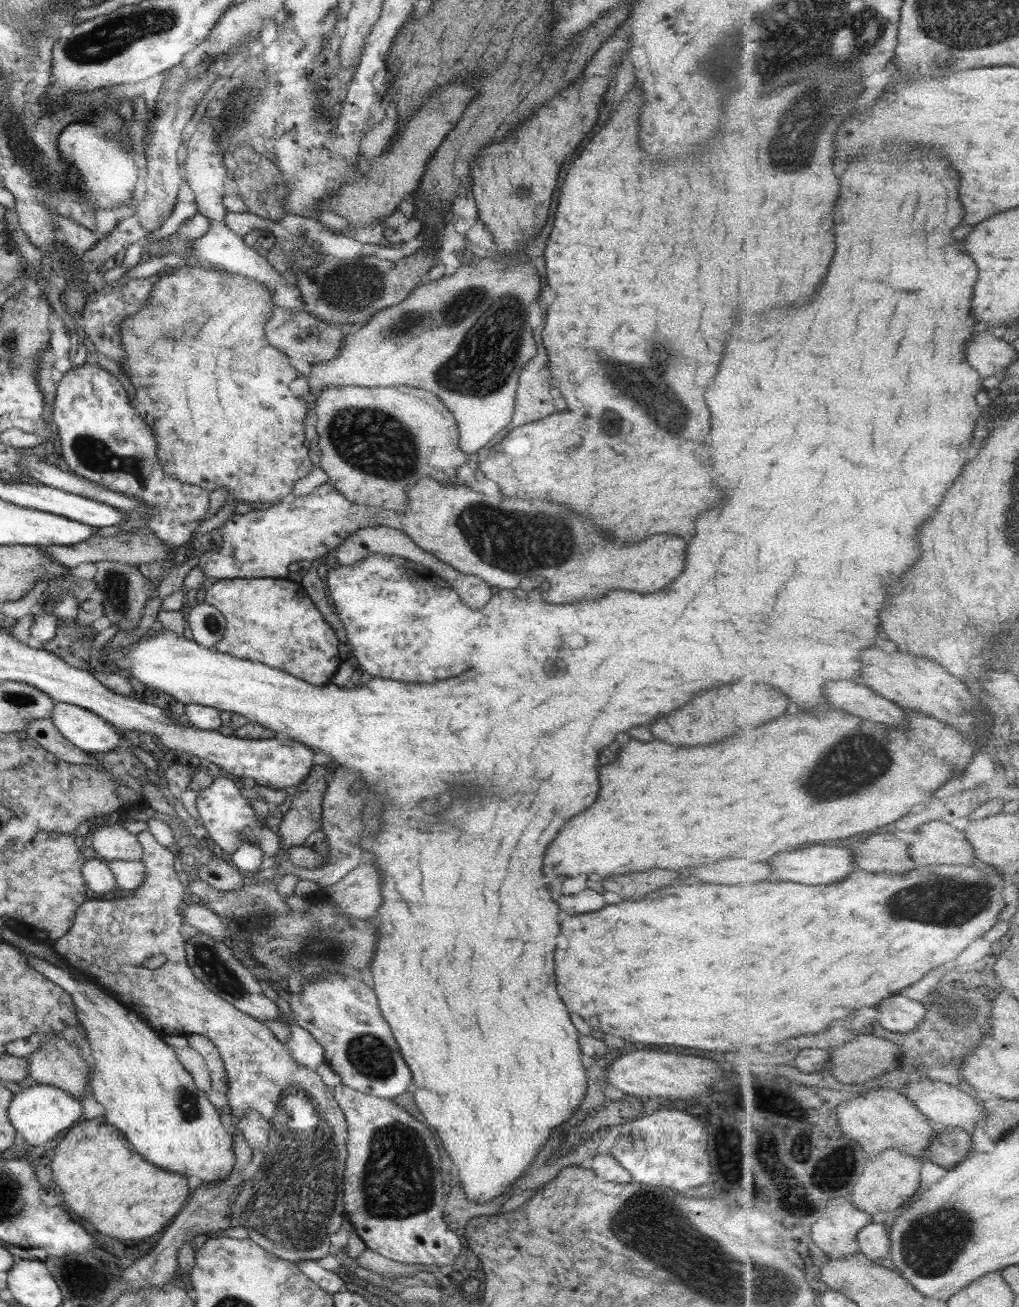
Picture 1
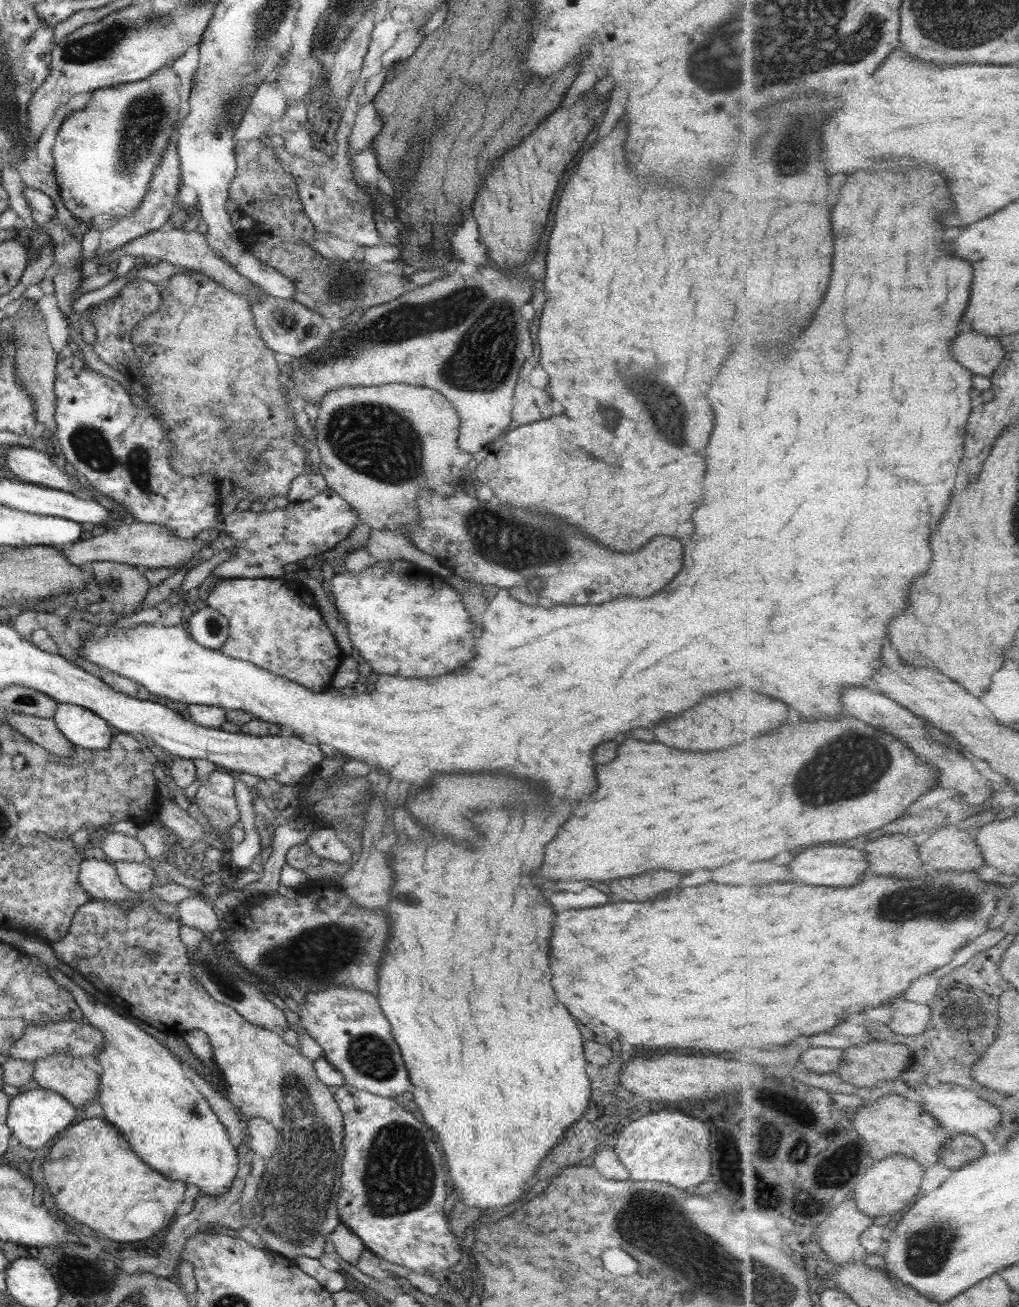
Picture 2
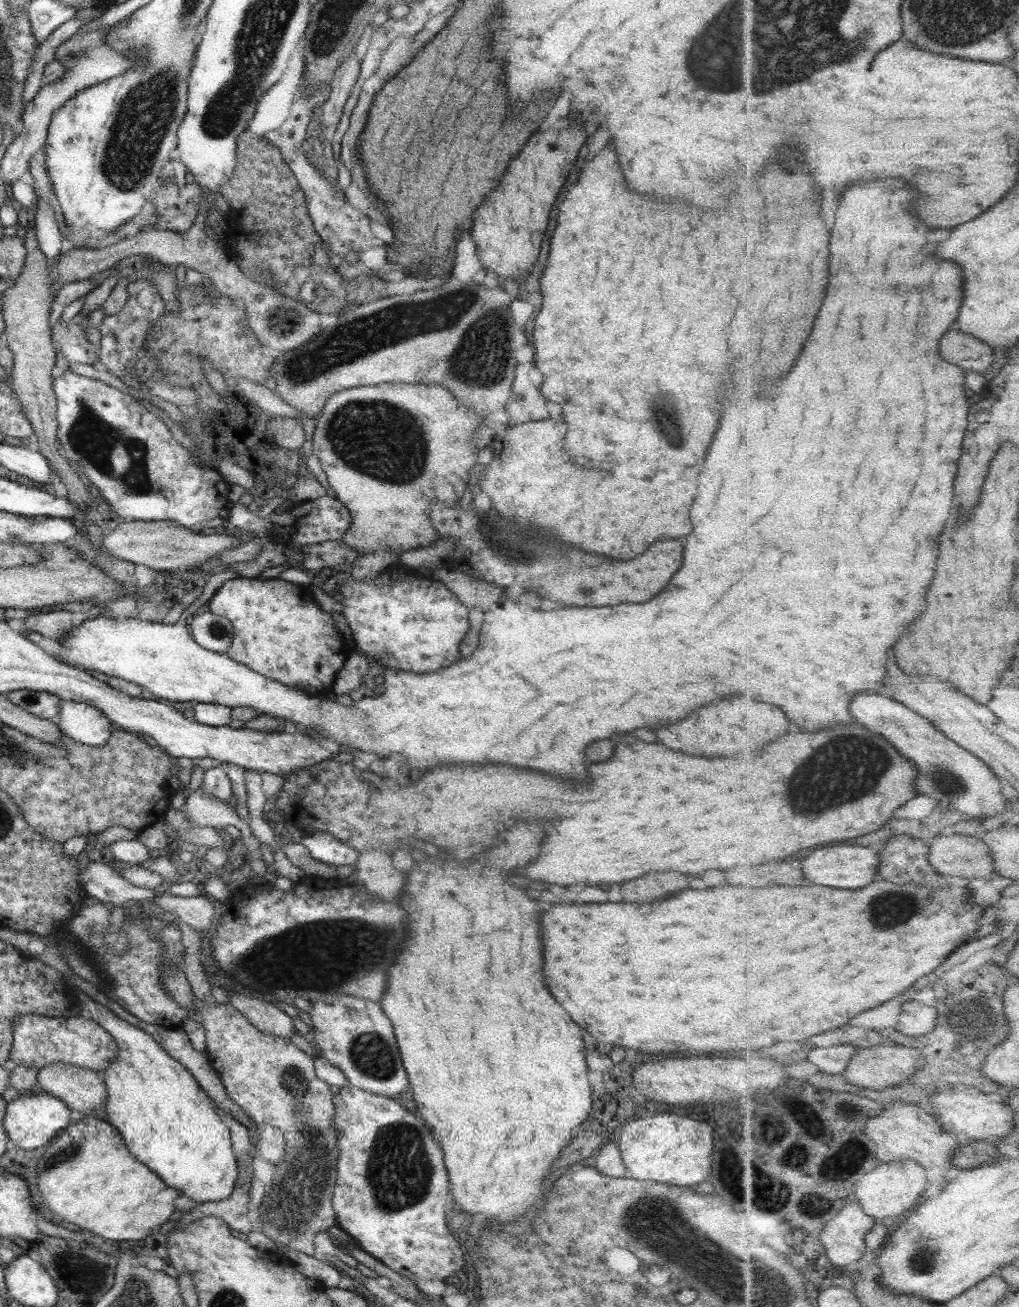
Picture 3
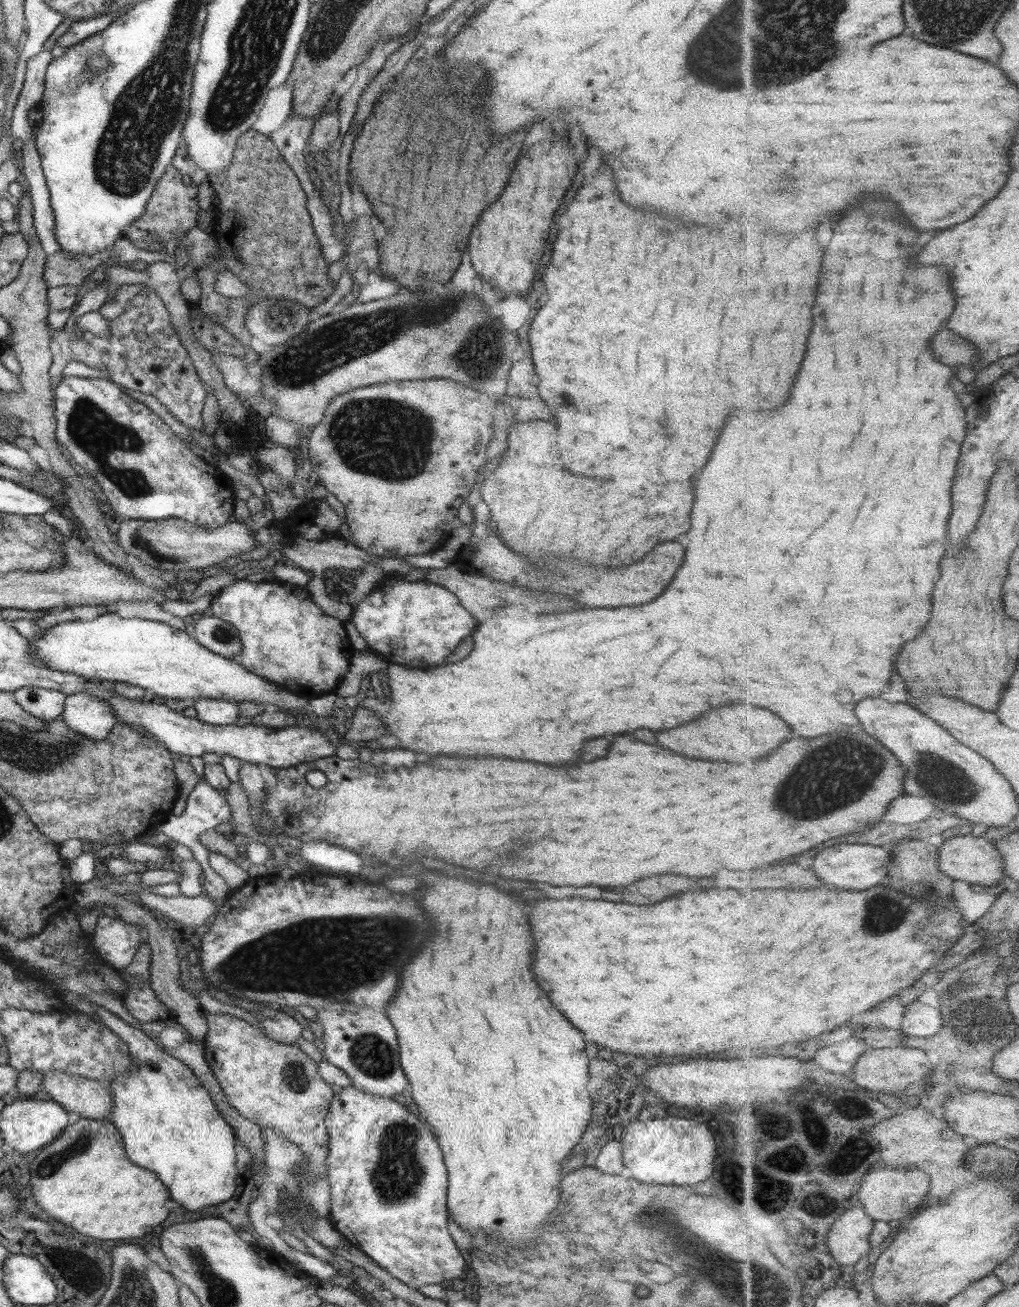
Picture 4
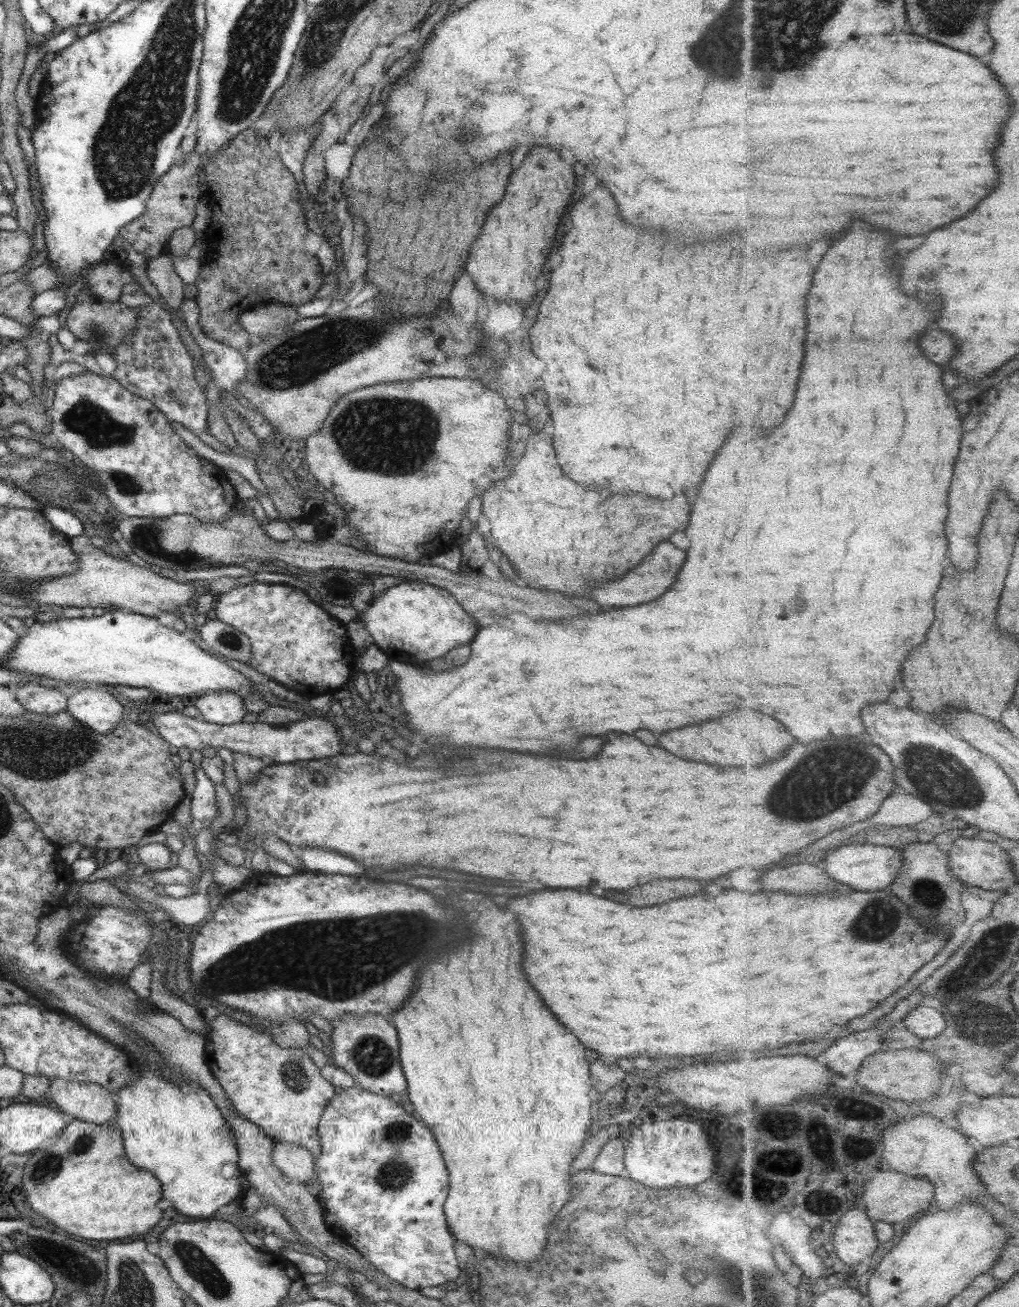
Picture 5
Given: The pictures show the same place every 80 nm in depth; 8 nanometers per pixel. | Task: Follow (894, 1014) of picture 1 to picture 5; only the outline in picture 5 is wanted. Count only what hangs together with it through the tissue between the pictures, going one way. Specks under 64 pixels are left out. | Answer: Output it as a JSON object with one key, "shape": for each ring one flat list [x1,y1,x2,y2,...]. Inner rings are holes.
{"shape":[[916,1005,903,1020,905,1028,922,1039,939,1036,946,1028,947,1021,941,1008]]}

